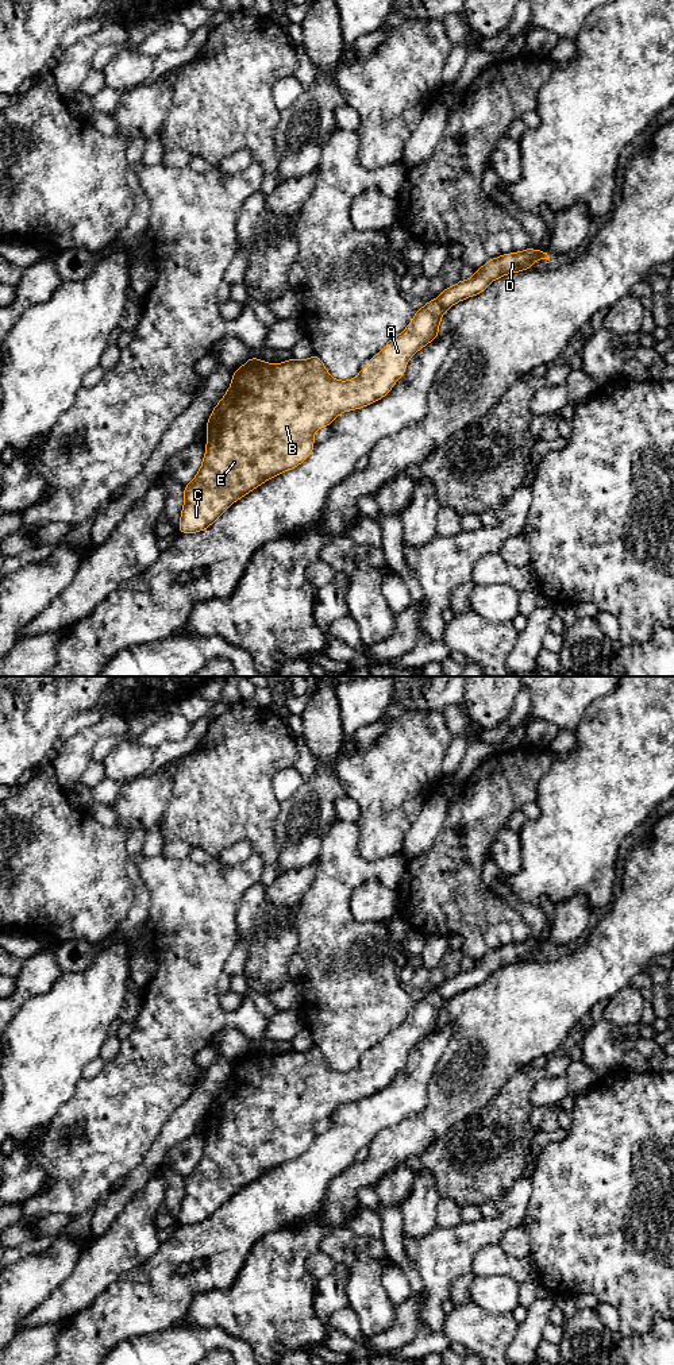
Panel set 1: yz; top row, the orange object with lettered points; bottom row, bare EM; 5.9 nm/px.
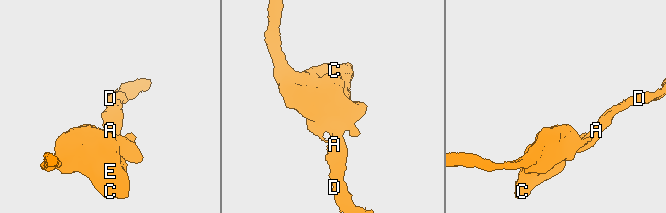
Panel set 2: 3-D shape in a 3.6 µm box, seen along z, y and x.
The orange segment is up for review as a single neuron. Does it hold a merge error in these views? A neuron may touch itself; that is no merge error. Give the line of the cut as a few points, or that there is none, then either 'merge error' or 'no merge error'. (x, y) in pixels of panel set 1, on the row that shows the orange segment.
no cut | no merge error

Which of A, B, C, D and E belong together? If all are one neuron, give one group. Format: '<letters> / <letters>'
A B C D E

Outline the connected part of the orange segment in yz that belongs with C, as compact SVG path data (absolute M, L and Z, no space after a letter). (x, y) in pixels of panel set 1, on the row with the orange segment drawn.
M528 247L488 261L471 278L446 288L438 298L416 311L407 328L389 340L353 379L335 379L316 355L304 360L292 358L282 363L267 363L251 356L234 371L228 390L211 412L205 425L203 463L193 481L184 486L178 532L196 533L207 529L235 501L267 479L301 464L315 447L316 431L328 427L340 413L370 405L392 390L405 374L411 356L436 339L440 320L448 308L482 293L500 277L529 270L539 259L550 261L550 257L544 250Z

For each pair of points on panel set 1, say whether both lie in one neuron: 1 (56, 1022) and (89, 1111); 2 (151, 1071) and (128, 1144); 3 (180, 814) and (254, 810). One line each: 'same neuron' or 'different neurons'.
1: different neurons
2: same neuron
3: same neuron

